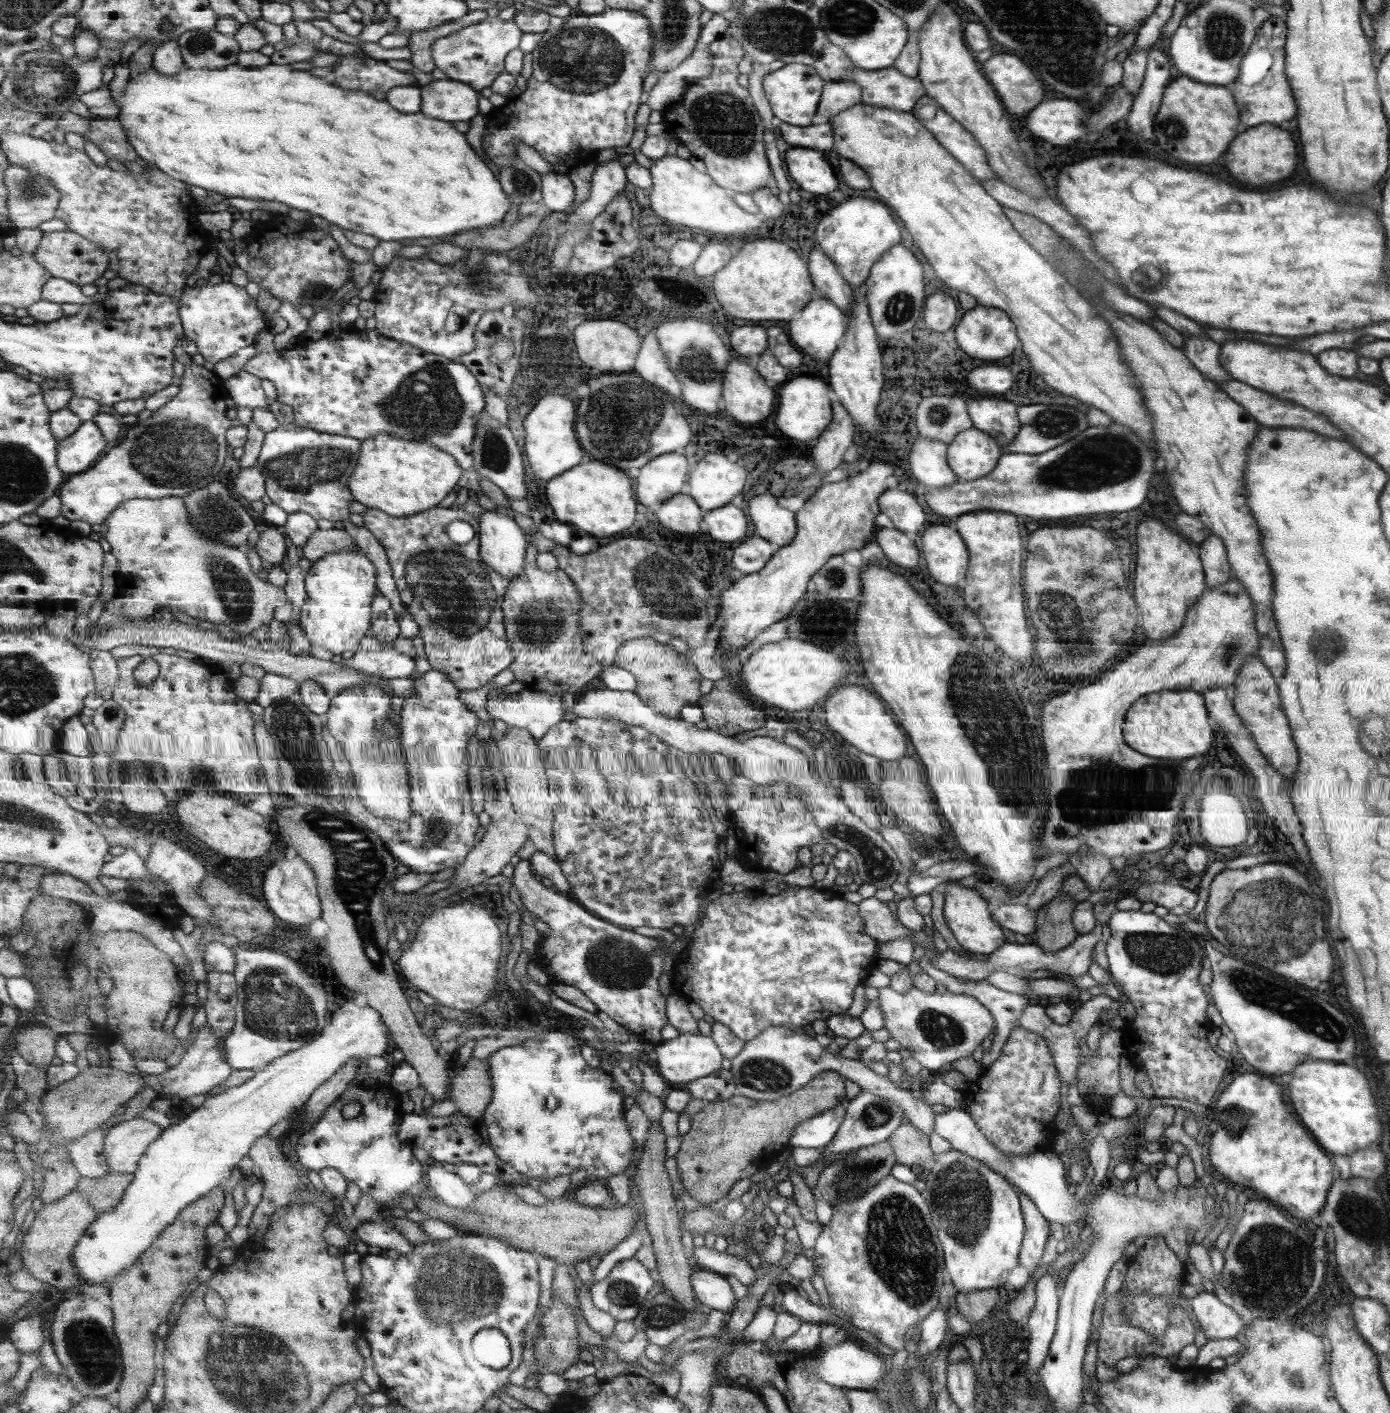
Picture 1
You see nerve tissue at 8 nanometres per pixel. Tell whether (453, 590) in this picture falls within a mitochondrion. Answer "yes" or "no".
yes

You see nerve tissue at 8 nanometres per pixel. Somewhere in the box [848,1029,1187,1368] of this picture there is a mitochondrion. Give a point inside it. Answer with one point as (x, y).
(899, 1246)

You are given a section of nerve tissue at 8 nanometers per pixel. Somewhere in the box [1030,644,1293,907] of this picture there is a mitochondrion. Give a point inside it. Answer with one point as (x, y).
(1151, 774)

